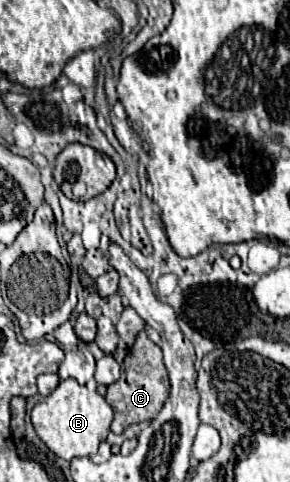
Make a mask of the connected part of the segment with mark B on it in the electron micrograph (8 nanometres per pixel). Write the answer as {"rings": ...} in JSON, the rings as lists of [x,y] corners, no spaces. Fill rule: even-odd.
{"rings":[[[64,379],[58,387],[32,409],[32,425],[38,437],[46,443],[46,447],[58,457],[70,461],[74,457],[90,457],[98,451],[98,445],[106,441],[112,423],[112,407],[97,391],[97,383],[93,379],[86,385],[80,385],[74,379]]]}

